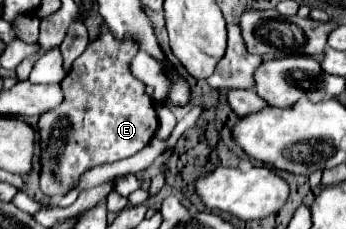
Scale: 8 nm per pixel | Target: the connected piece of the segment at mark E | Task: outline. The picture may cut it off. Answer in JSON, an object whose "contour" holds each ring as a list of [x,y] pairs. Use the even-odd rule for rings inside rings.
{"contour":[[[111,33],[99,35],[81,57],[77,57],[71,65],[71,71],[61,81],[65,101],[41,115],[39,119],[39,135],[41,135],[41,191],[49,197],[63,197],[81,177],[81,173],[89,167],[111,163],[125,159],[139,149],[143,149],[151,137],[155,135],[159,121],[155,113],[155,105],[151,97],[145,93],[145,83],[135,79],[129,71],[131,59],[137,55],[137,47],[131,41],[117,41]]]}

